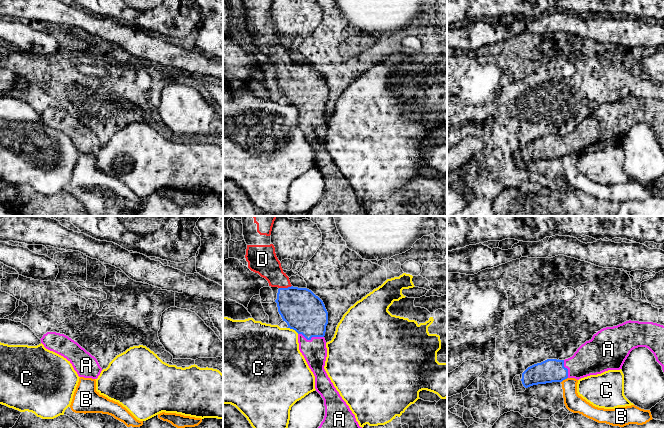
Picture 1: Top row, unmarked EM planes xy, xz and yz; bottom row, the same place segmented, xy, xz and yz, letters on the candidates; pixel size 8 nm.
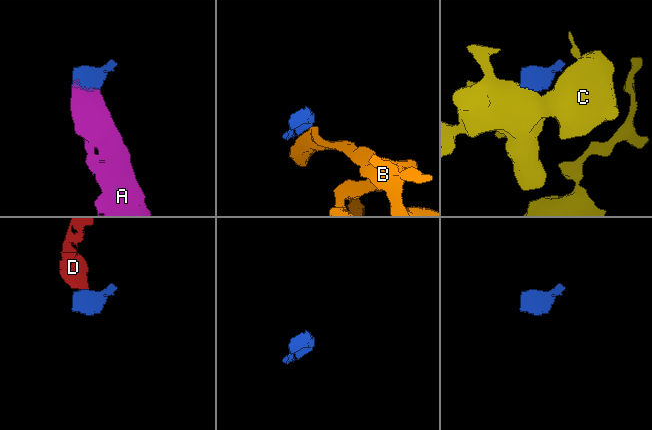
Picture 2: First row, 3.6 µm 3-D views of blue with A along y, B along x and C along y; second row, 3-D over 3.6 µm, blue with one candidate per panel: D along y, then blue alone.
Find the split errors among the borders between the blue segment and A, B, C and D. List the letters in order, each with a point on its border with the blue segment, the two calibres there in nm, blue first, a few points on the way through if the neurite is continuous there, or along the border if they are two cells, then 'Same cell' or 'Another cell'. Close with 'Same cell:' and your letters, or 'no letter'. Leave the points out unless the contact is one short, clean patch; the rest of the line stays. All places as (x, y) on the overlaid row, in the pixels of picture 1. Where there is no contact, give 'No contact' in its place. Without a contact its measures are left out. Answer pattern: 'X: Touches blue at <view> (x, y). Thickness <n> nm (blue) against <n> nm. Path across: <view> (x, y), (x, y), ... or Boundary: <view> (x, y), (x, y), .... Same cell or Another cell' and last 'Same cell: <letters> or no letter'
A: Touches blue at xz (311, 337). Thickness 320 nm (blue) against 190 nm. Same cell
B: Touches blue at yz (564, 379). Thickness 190 nm (blue) against 140 nm. Boundary: yz (567, 377), (561, 382). Another cell
C: Touches blue at xz (293, 329). Thickness 320 nm (blue) against 420 nm. Boundary: xz (287, 327), (298, 333). Another cell
D: Touches blue at xz (285, 288). Thickness 320 nm (blue) against 200 nm. Path across: xz (303, 311), (287, 295), (285, 288), (266, 264). Same cell
Same cell: A, D

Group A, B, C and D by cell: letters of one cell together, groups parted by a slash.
A D / B / C

